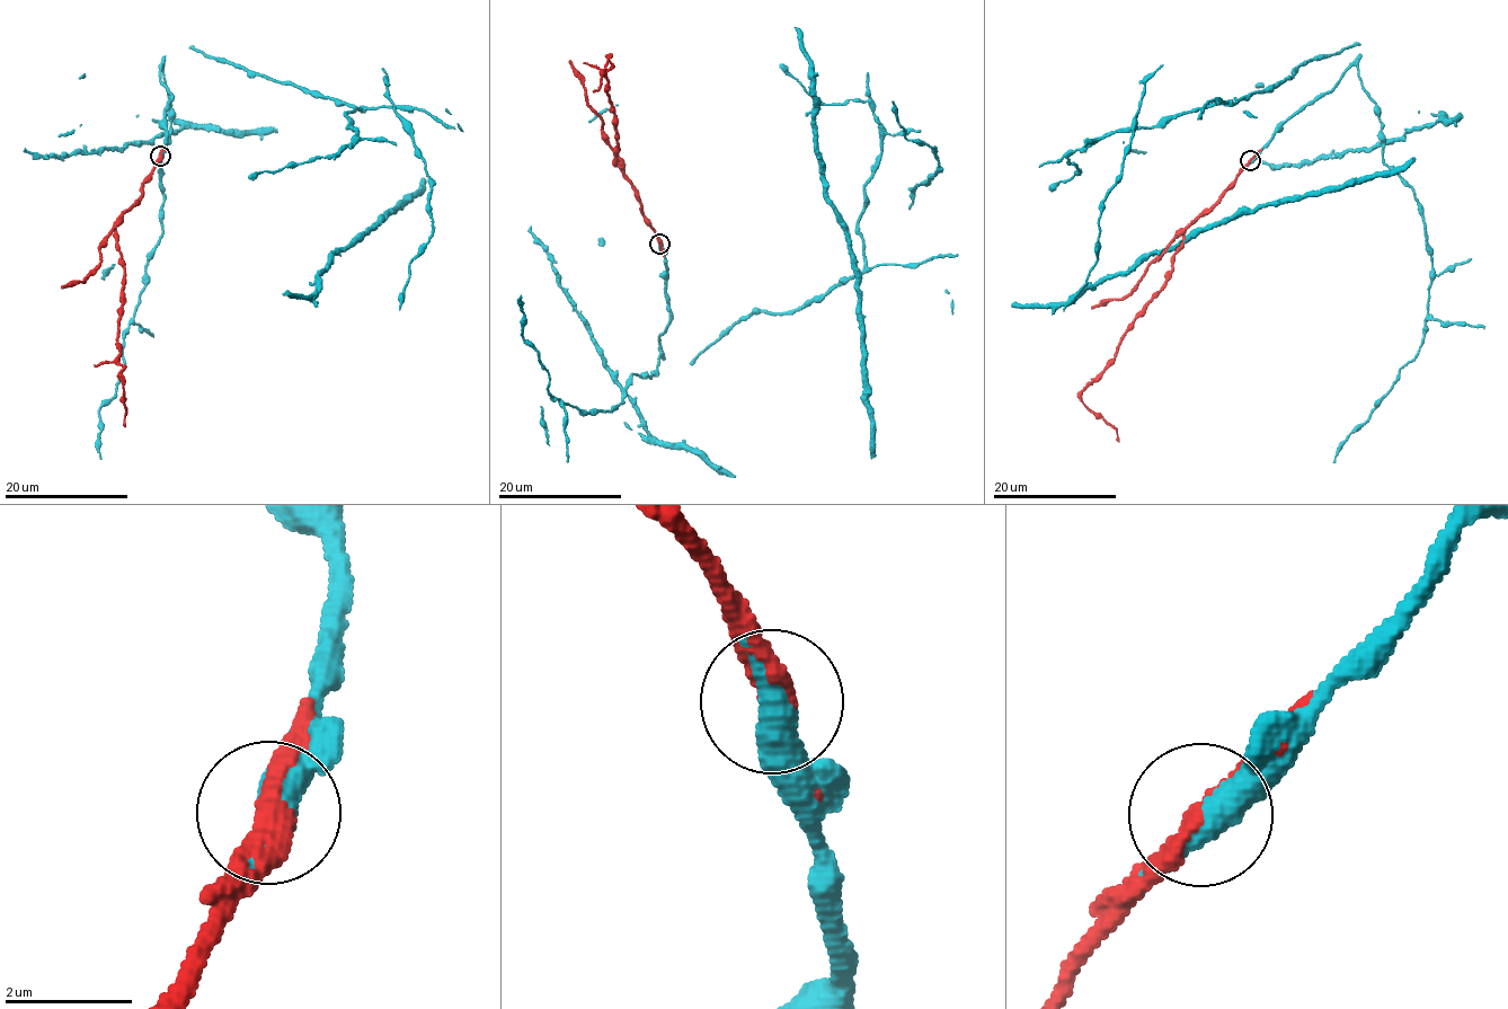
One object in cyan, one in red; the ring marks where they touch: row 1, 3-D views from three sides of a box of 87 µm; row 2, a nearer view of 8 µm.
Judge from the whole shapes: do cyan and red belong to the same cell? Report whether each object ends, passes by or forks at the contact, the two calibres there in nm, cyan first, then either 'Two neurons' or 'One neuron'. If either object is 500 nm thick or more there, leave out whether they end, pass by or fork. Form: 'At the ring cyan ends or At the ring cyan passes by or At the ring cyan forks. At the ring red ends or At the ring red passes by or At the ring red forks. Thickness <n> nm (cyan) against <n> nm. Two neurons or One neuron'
At the ring cyan passes by. At the ring red passes by. Thickness 400 nm (cyan) against 280 nm. One neuron

